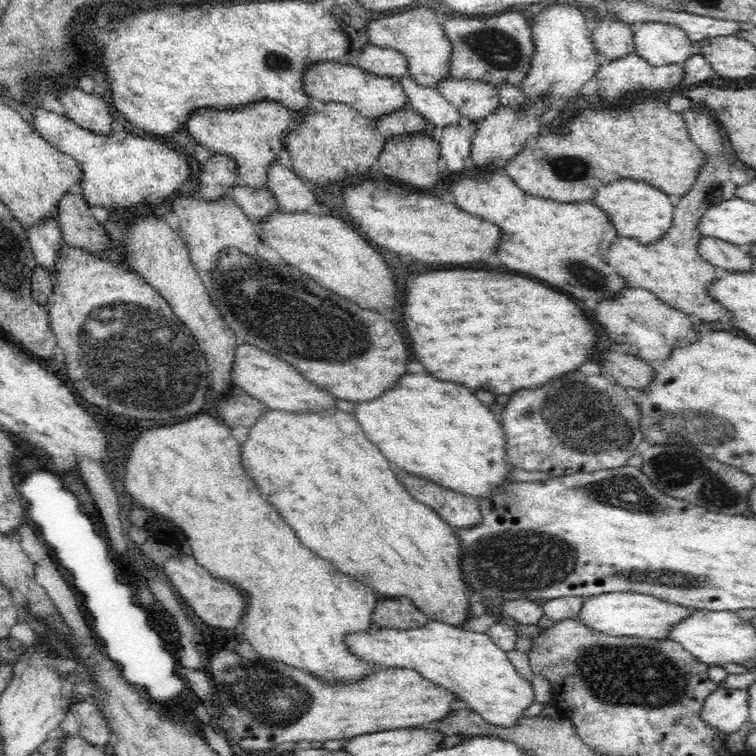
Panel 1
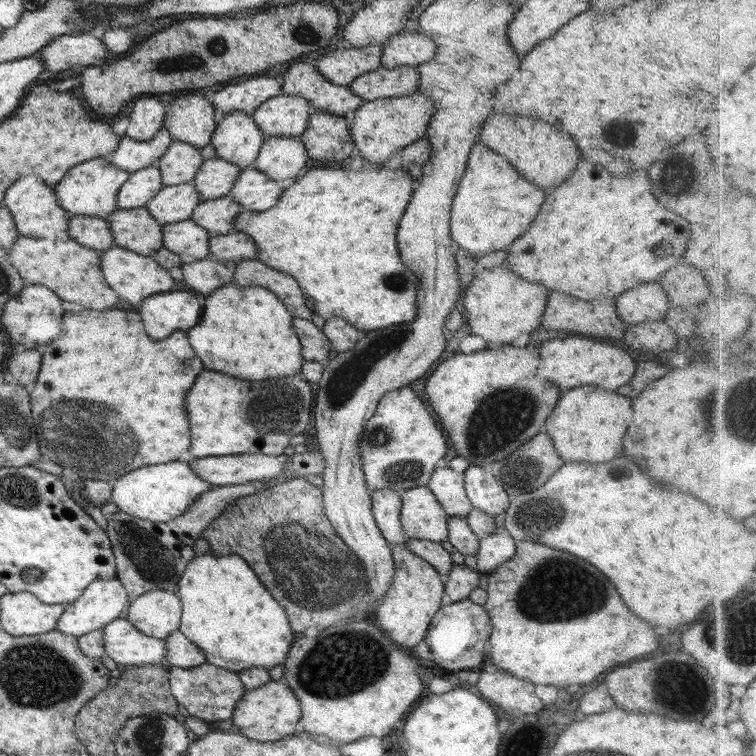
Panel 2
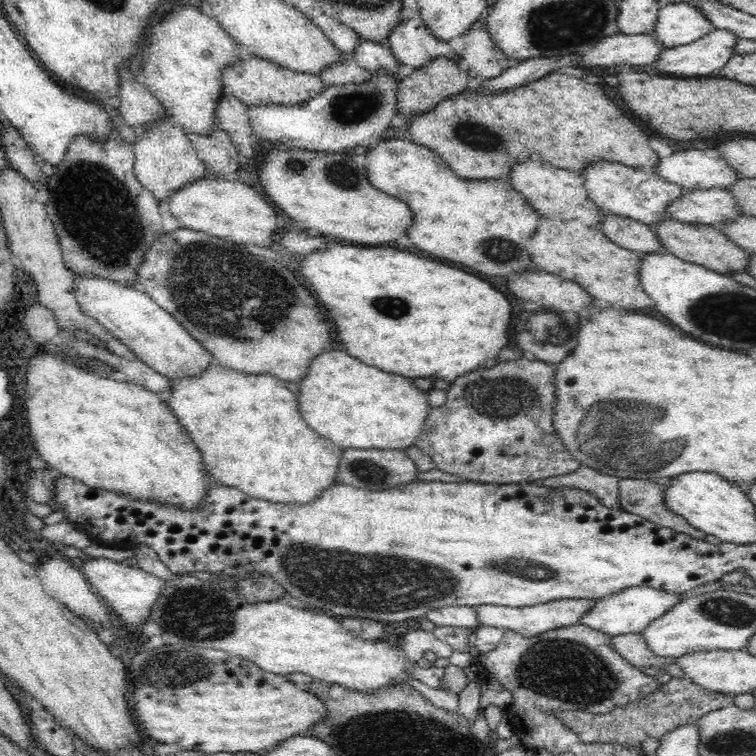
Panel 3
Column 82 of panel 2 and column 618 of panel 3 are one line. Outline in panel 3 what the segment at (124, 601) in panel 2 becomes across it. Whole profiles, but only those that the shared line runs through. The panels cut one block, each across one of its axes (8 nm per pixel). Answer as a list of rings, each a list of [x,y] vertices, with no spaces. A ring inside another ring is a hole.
[[[628,588],[616,596],[606,596],[602,600],[596,600],[596,604],[590,607],[586,616],[582,618],[582,625],[614,636],[628,633],[641,634],[648,624],[670,612],[670,608],[676,607],[680,602],[684,602],[682,594],[676,595],[654,588]]]

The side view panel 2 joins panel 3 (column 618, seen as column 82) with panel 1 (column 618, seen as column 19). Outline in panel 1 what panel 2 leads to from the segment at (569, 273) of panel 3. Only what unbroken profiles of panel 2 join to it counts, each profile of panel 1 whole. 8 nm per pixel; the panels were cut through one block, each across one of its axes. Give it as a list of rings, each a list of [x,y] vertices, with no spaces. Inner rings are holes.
[[[689,106],[681,114],[688,124],[690,138],[706,153],[706,160],[694,186],[674,207],[670,230],[661,240],[648,245],[640,245],[636,239],[619,236],[602,257],[616,273],[620,273],[628,281],[628,286],[631,288],[650,291],[664,304],[688,315],[696,315],[704,321],[704,325],[708,326],[720,318],[732,318],[732,311],[714,301],[708,293],[708,286],[718,280],[720,271],[698,253],[698,244],[703,238],[702,233],[698,231],[698,222],[711,205],[734,198],[734,190],[738,183],[731,179],[735,169],[725,157],[726,152],[716,118],[708,110]]]

